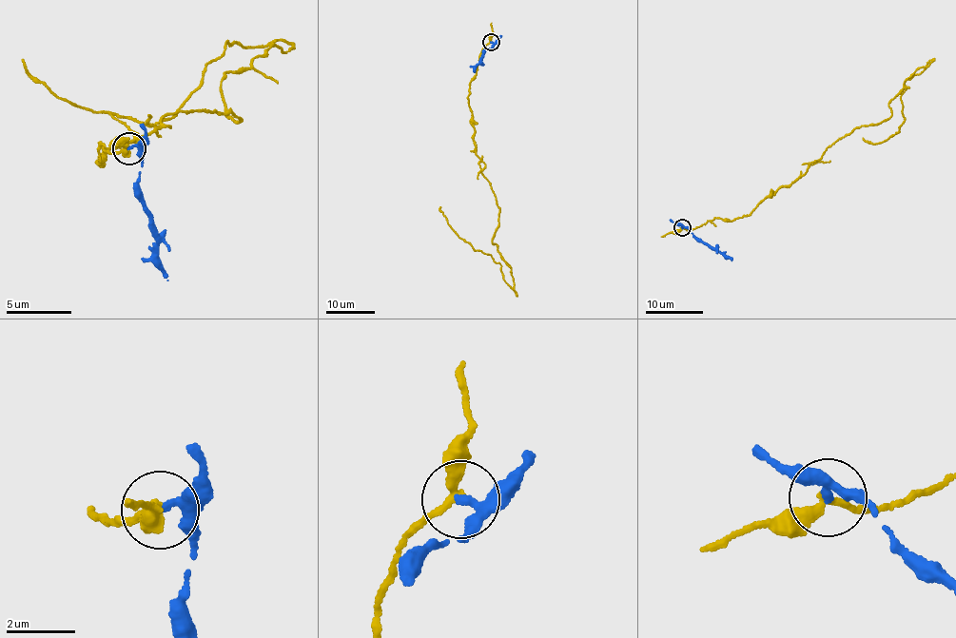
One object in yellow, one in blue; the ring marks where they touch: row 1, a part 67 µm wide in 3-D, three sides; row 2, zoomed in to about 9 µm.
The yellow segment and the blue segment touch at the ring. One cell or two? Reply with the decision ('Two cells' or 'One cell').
Two cells

